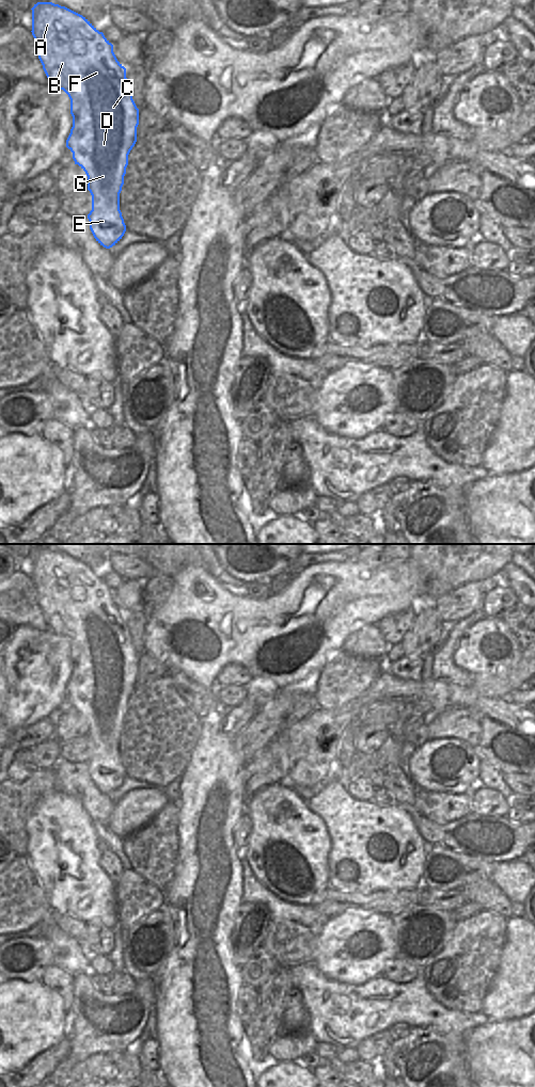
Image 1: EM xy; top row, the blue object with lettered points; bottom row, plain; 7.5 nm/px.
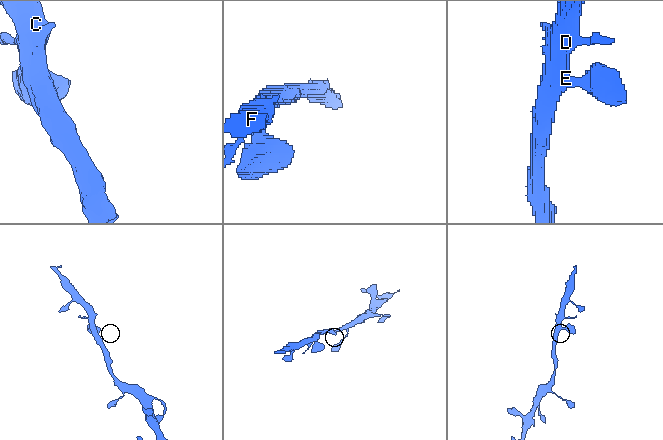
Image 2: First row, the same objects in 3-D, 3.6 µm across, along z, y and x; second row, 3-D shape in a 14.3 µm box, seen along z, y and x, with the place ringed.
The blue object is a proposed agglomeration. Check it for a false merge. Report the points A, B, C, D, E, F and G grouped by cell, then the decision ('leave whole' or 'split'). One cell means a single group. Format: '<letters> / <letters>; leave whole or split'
A B C D E F G; leave whole

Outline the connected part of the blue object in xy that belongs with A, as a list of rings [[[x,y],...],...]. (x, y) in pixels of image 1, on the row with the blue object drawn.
[[[37,2],[32,10],[32,35],[36,52],[49,85],[63,90],[70,99],[73,127],[66,147],[88,176],[88,190],[92,195],[92,210],[88,214],[90,229],[96,241],[106,249],[115,245],[124,236],[126,225],[120,210],[120,193],[128,165],[128,155],[137,142],[139,109],[126,78],[126,68],[117,61],[113,45],[85,17],[52,2]]]

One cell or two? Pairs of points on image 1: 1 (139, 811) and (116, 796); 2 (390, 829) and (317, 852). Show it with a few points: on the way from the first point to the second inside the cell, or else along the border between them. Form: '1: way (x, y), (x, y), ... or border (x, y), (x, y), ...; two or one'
1: border (144, 789), (129, 790), (115, 804); two
2: border (324, 824), (330, 840), (329, 873); two

